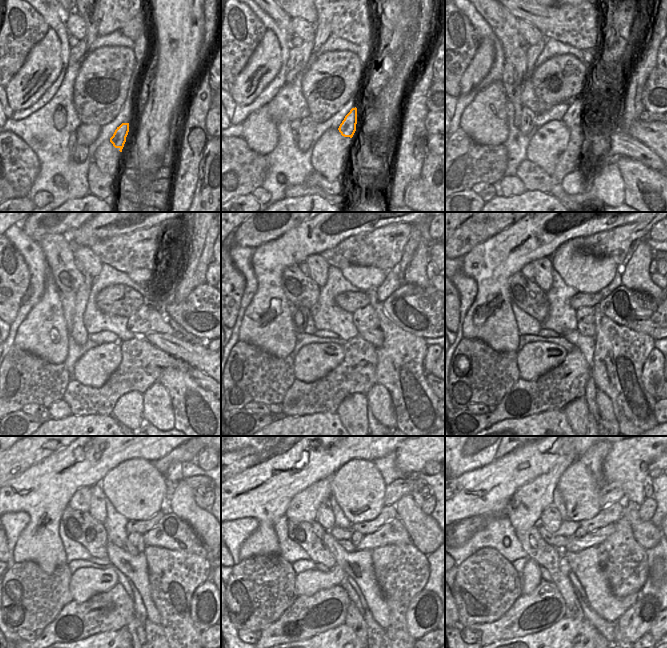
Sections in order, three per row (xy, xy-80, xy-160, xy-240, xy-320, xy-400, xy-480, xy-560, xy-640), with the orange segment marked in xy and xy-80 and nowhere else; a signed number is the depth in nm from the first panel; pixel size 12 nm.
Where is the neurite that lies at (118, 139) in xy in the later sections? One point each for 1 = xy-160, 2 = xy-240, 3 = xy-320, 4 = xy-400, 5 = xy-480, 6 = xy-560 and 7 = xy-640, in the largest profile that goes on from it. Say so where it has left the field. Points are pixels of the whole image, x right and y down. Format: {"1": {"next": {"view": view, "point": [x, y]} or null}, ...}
{"1": {"next": {"view": "xy-160", "point": [573, 116]}}, "2": {"next": {"view": "xy-240", "point": [147, 318]}}, "3": {"next": {"view": "xy-320", "point": [364, 318]}}, "4": {"next": {"view": "xy-400", "point": [585, 314]}}, "5": {"next": {"view": "xy-480", "point": [135, 538]}}, "6": {"next": {"view": "xy-560", "point": [356, 537]}}, "7": {"next": {"view": "xy-640", "point": [580, 532]}}}

